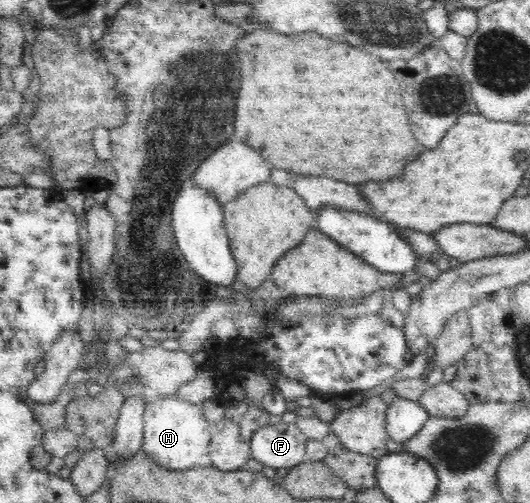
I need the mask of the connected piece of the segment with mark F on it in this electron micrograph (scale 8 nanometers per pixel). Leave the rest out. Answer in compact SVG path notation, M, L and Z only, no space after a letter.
M283 421L267 424L253 433L250 439L250 457L263 465L291 469L306 460L308 439L295 424Z

